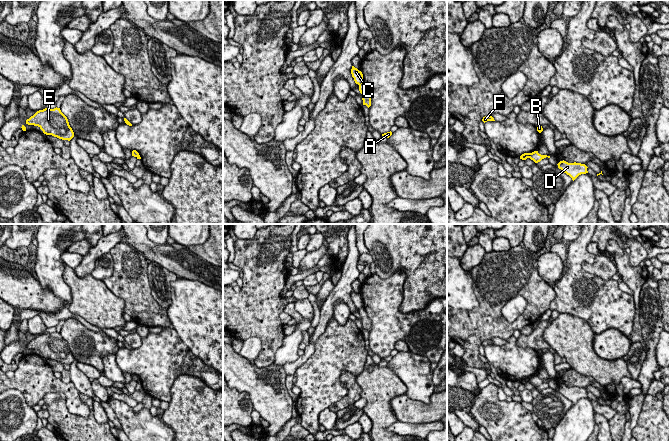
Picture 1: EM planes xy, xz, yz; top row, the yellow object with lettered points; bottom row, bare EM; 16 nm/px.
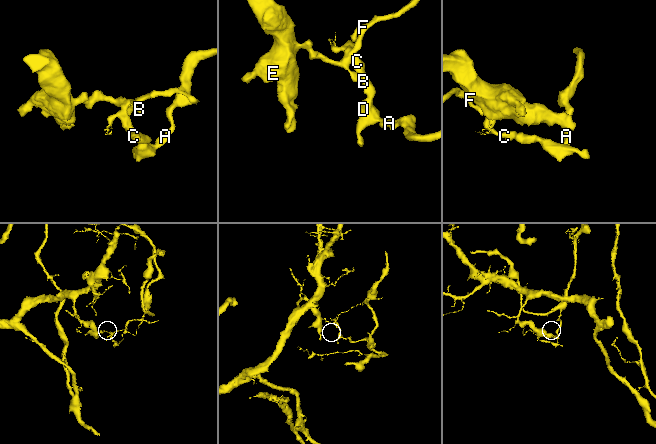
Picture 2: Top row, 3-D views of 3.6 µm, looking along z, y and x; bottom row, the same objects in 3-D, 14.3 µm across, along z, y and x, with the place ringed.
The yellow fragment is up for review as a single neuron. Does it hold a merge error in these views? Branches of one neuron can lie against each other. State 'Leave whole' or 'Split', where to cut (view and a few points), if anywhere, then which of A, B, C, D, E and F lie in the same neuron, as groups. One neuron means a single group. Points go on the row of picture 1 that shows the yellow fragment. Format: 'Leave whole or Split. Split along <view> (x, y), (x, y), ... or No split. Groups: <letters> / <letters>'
Split. Split along xz (362, 82), (359, 85). Groups: A D / B C E F

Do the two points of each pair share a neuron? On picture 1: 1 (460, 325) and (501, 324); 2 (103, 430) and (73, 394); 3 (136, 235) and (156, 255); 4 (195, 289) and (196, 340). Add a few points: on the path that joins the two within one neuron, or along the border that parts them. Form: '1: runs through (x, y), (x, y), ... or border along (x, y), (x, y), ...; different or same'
1: runs through (470, 325), (491, 324); same
2: border along (79, 393), (79, 398), (89, 409), (87, 418); different
3: runs through (141, 240), (151, 250); same
4: runs through (195, 302), (195, 327); same

